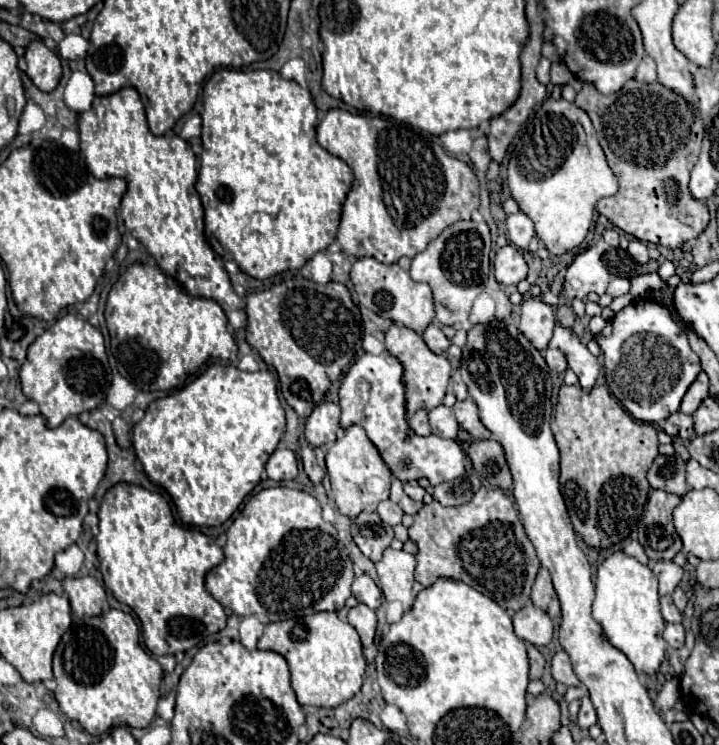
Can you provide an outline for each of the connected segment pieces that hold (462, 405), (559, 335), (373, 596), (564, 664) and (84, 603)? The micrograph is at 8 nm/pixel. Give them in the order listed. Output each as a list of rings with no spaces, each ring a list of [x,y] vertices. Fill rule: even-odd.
[[[470,397],[464,401],[458,401],[452,409],[454,409],[454,415],[456,415],[456,421],[460,428],[468,431],[474,439],[490,439],[492,437],[492,433],[482,425],[482,421],[478,417],[478,407]]]
[[[556,325],[548,347],[556,347],[566,353],[568,367],[578,375],[582,391],[590,393],[590,389],[594,389],[594,385],[598,381],[600,365],[598,365],[596,357],[588,351],[588,347],[582,345],[580,339],[576,339],[574,333],[562,325]]]
[[[360,575],[360,577],[354,579],[354,583],[352,583],[352,595],[360,603],[368,605],[370,609],[378,609],[380,603],[382,603],[382,591],[378,589],[378,585],[368,575]]]
[[[558,651],[552,659],[552,677],[560,683],[564,683],[566,687],[578,687],[580,685],[580,679],[576,677],[572,665],[570,665],[570,659],[564,651]]]
[[[90,575],[86,577],[66,577],[64,579],[64,593],[68,599],[72,597],[72,613],[78,619],[96,617],[102,613],[102,605],[106,601],[104,587]]]

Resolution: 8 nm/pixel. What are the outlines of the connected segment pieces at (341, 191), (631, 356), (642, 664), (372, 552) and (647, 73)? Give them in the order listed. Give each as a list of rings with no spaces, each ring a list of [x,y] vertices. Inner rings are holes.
[[[216,69],[202,91],[202,155],[196,191],[204,207],[206,239],[212,249],[236,261],[254,279],[268,279],[286,269],[300,269],[314,253],[336,239],[342,201],[352,185],[352,169],[316,141],[318,113],[308,89],[272,69]]]
[[[634,301],[614,315],[612,335],[596,337],[604,353],[606,381],[622,407],[638,421],[658,423],[676,413],[688,387],[700,369],[698,355],[690,349],[686,327],[676,323],[670,311],[656,301]]]
[[[622,551],[606,557],[596,575],[592,615],[600,623],[606,641],[630,659],[636,673],[656,675],[660,671],[660,665],[666,659],[666,641],[662,639],[666,623],[658,603],[658,579],[646,565],[640,565],[634,557],[628,557]]]
[[[360,513],[358,517],[352,519],[350,525],[350,533],[354,543],[358,545],[358,549],[372,561],[380,561],[382,559],[382,551],[390,545],[390,541],[394,539],[392,527],[384,525],[378,517],[378,513]]]
[[[644,57],[638,71],[636,71],[636,81],[646,81],[646,83],[654,83],[656,81],[656,65],[650,57]]]

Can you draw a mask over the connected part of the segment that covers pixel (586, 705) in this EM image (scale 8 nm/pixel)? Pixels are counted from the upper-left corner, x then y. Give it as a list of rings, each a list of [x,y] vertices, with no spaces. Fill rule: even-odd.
[[[582,697],[582,705],[580,705],[580,713],[578,713],[578,725],[580,725],[580,729],[590,729],[592,725],[596,725],[596,709],[594,709],[594,705],[592,705],[592,701],[590,701],[590,697]]]

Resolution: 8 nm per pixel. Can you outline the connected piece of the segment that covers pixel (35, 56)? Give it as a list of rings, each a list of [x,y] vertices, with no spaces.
[[[34,39],[26,47],[24,59],[28,65],[26,75],[32,79],[32,83],[40,91],[54,91],[62,75],[62,65],[58,55],[50,51],[40,39]]]

